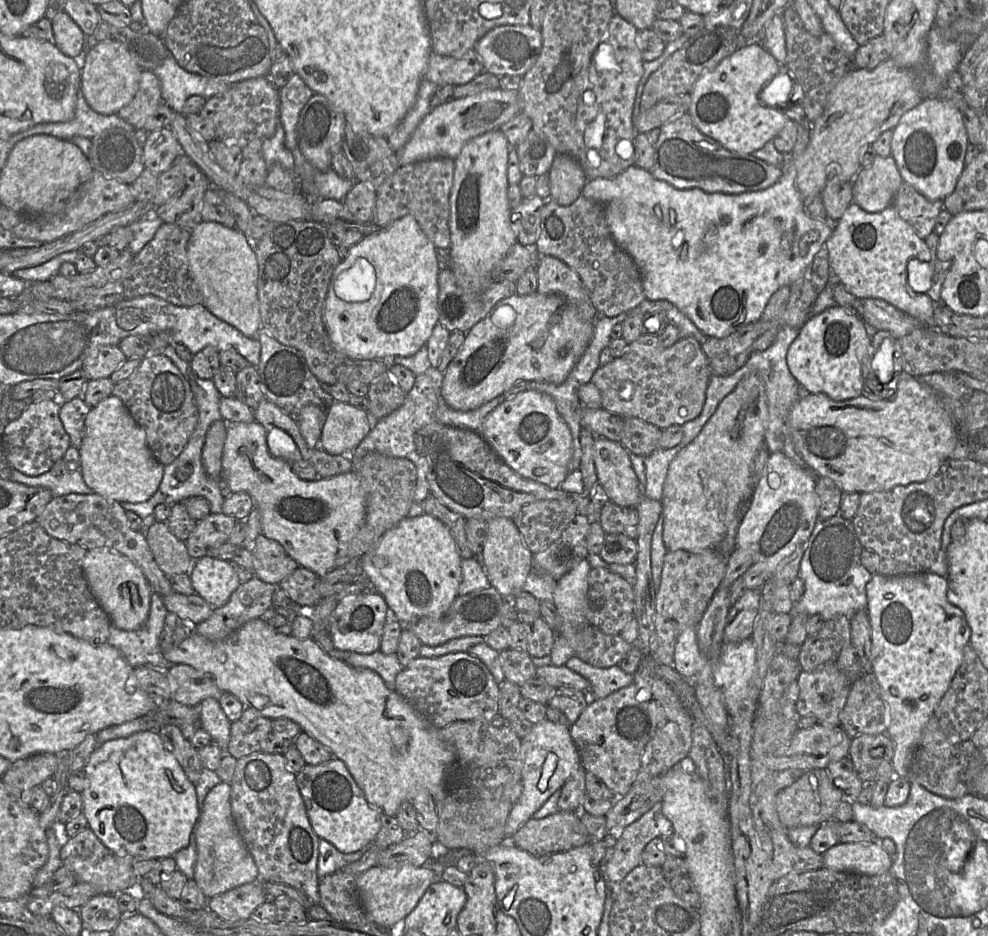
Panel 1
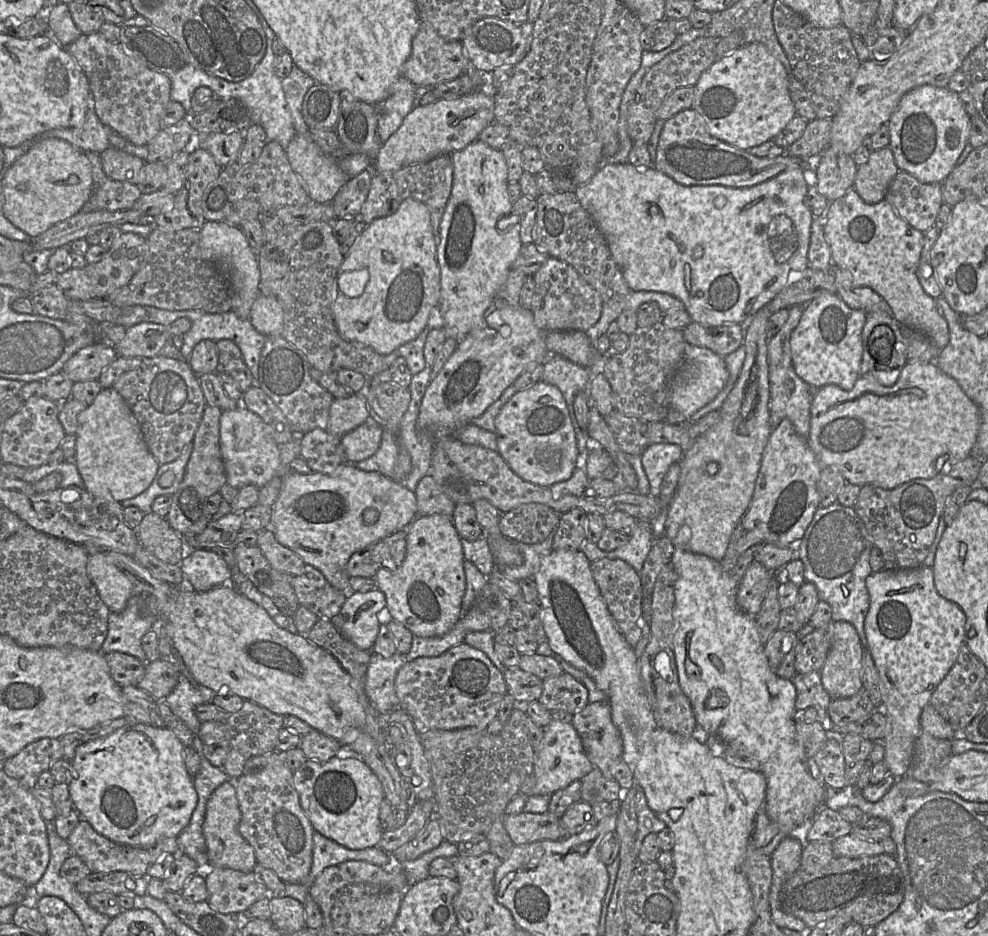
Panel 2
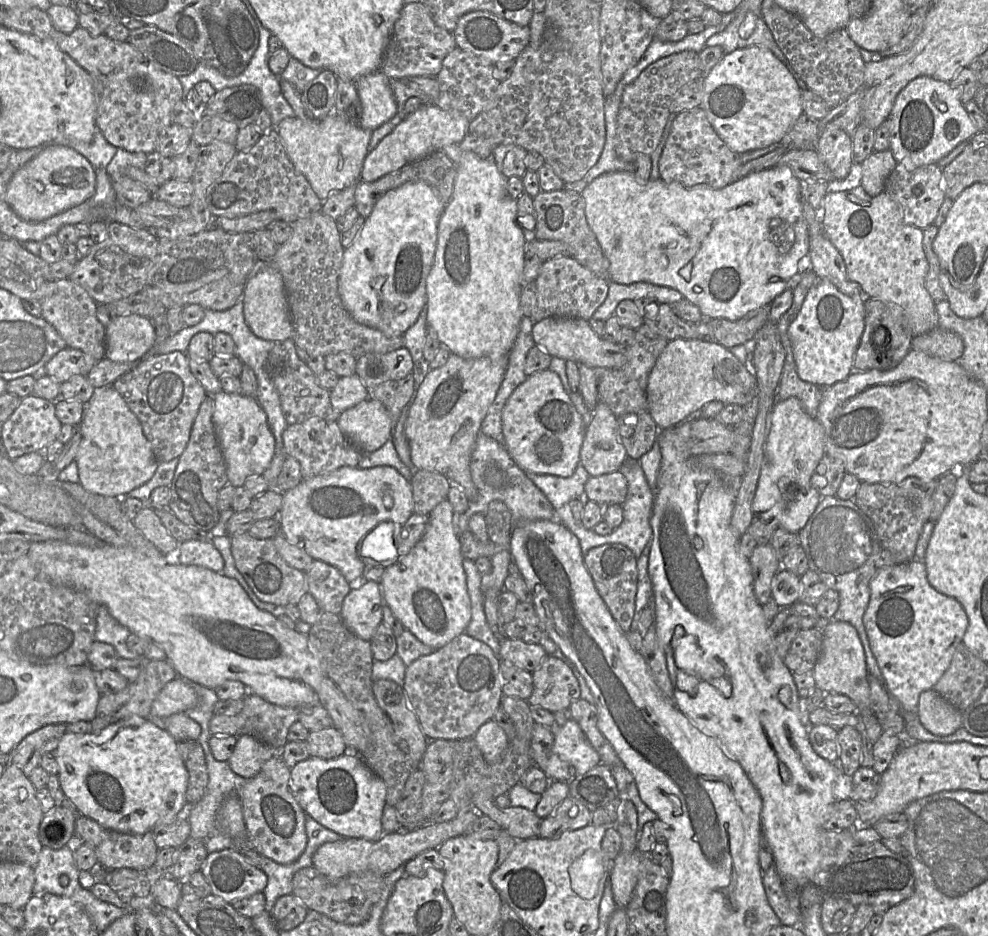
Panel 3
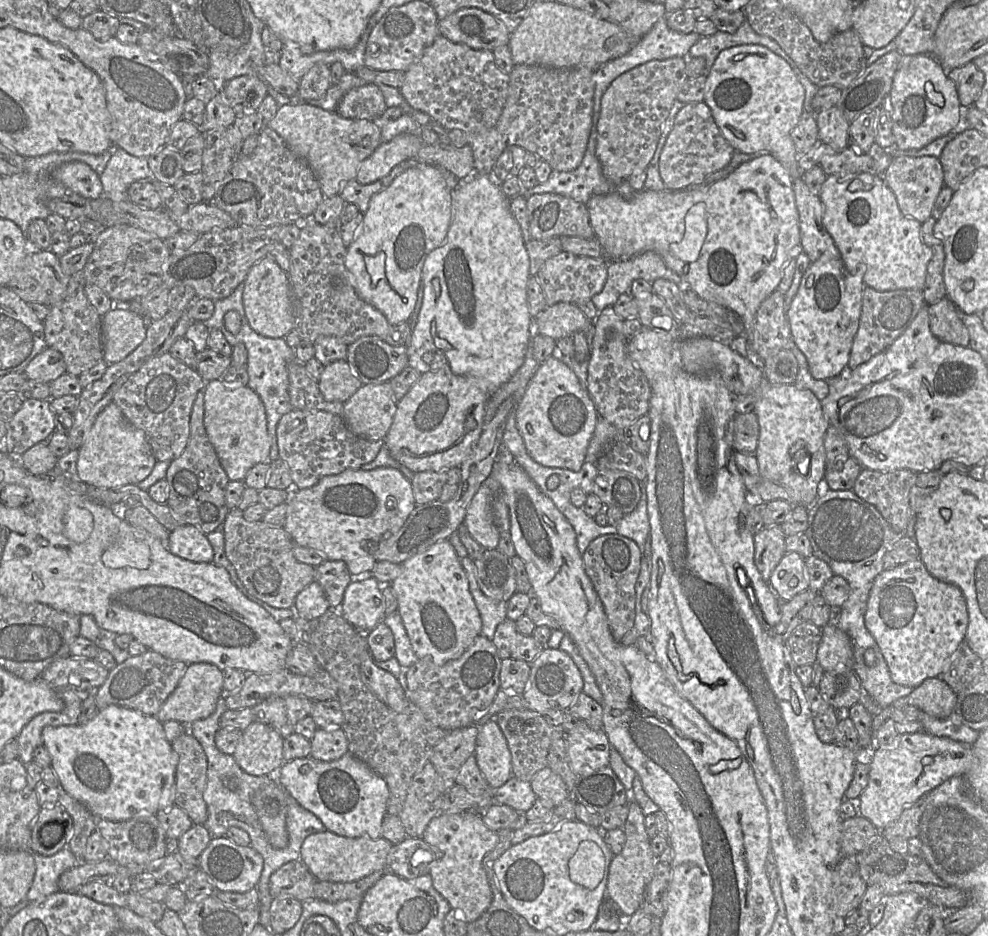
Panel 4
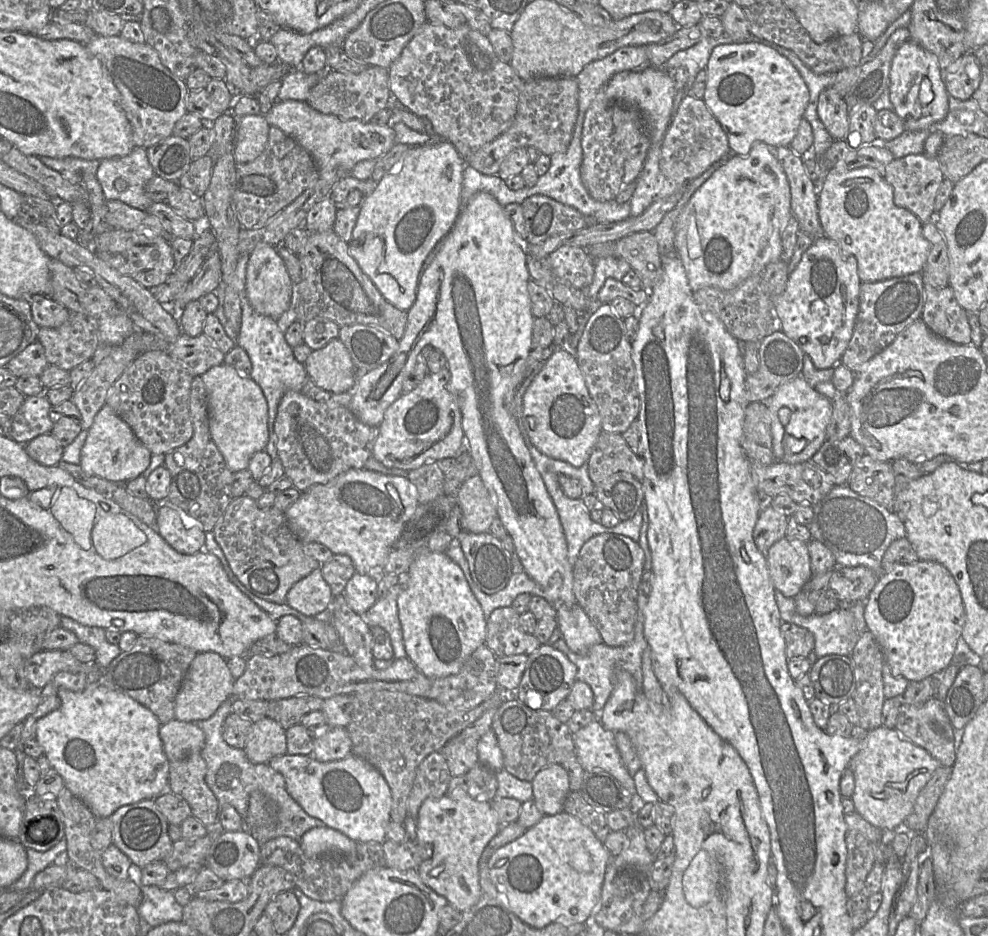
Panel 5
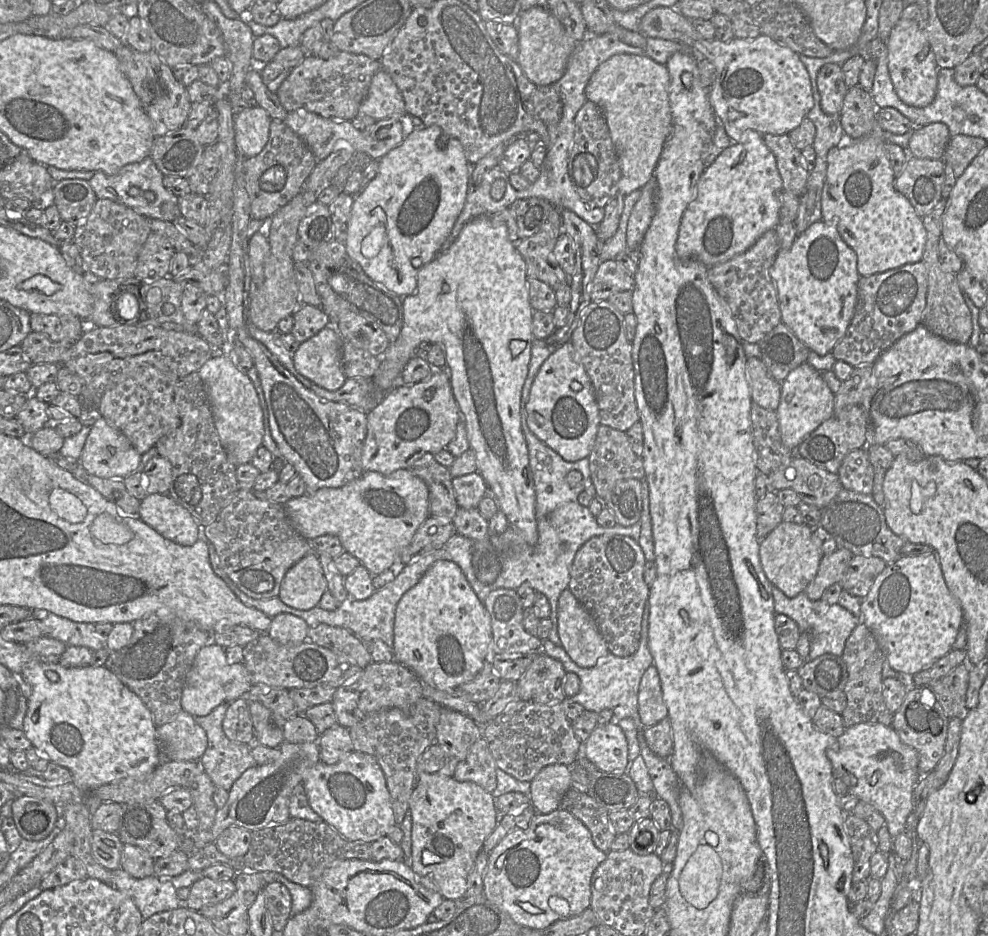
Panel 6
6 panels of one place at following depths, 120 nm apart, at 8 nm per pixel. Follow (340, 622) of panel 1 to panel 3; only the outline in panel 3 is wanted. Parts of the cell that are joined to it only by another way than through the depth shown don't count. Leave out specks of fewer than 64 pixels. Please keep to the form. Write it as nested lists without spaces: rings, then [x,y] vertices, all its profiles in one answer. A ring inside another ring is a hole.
[[[367,581],[361,587],[350,590],[339,615],[352,633],[370,642],[382,623],[384,605],[381,583]]]

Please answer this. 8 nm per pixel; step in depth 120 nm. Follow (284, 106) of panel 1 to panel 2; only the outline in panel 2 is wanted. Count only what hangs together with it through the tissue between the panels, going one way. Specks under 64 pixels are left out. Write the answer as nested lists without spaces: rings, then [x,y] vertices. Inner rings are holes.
[[[296,65],[281,81],[296,133],[312,139],[309,135],[309,127],[303,118],[302,105],[307,91],[319,82]]]

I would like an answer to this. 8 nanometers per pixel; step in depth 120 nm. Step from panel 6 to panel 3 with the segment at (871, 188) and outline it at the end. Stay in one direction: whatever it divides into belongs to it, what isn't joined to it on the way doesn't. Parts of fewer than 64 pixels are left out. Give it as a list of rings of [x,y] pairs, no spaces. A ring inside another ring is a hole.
[[[861,185],[846,191],[828,191],[823,200],[821,222],[826,236],[844,259],[849,279],[861,286],[864,296],[901,306],[913,338],[939,327],[936,303],[925,286],[929,263],[923,246],[924,231],[905,223],[897,203],[885,191],[875,197],[868,195]]]

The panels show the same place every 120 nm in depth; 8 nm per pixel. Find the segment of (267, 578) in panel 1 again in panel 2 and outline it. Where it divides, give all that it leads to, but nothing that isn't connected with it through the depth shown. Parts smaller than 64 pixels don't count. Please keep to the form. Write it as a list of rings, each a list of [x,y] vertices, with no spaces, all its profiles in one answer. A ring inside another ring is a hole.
[[[270,528],[258,532],[257,546],[274,569],[292,576],[303,572],[305,562],[291,549],[280,544]]]

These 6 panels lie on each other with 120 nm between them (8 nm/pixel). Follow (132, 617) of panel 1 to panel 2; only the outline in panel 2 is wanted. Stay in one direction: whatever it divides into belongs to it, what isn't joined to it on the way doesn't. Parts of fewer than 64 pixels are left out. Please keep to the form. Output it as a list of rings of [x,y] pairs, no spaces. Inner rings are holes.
[[[93,552],[88,556],[87,573],[97,592],[110,611],[121,612],[133,595],[133,585],[128,577],[114,564],[110,563],[103,552]]]

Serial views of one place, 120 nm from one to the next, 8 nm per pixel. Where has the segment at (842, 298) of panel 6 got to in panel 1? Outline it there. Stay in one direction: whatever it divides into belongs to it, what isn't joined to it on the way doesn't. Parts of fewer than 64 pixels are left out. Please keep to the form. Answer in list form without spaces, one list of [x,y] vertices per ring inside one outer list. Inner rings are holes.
[[[841,306],[829,307],[811,316],[799,329],[787,352],[788,368],[810,394],[823,393],[834,401],[857,398],[864,393],[862,367],[875,331]]]

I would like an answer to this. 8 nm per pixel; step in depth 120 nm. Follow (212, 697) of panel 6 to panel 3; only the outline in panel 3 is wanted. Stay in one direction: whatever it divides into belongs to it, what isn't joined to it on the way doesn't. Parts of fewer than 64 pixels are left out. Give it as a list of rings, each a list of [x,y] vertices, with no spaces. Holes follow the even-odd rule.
[[[180,676],[168,682],[159,692],[150,708],[150,715],[166,718],[184,713],[198,704],[195,690]]]

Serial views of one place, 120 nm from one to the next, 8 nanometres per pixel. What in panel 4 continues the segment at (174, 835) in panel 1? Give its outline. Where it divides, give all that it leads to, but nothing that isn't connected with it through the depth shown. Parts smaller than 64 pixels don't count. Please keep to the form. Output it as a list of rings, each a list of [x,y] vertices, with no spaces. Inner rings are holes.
[[[109,705],[99,710],[94,718],[84,725],[67,726],[46,726],[42,730],[43,746],[45,746],[52,759],[51,767],[58,776],[63,789],[73,798],[84,804],[97,819],[106,819],[111,821],[126,821],[140,814],[157,814],[159,810],[171,807],[175,804],[176,797],[176,768],[178,764],[178,754],[168,741],[163,723],[154,715],[144,714],[140,711],[122,707],[119,705]]]

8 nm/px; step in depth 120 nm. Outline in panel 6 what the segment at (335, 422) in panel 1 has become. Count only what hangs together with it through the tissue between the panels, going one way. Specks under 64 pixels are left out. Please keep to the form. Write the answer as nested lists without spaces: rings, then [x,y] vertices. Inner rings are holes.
[[[330,321],[326,328],[300,343],[292,356],[295,369],[326,390],[341,388],[347,379],[341,364],[342,341]]]

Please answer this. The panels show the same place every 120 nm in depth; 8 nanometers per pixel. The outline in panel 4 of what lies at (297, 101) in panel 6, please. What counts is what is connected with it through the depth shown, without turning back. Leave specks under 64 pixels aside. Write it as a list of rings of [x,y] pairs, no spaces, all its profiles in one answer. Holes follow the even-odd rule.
[[[365,83],[347,92],[338,103],[335,111],[341,117],[347,119],[367,119],[379,125],[378,118],[384,113],[386,108],[385,99],[379,86],[373,83]]]

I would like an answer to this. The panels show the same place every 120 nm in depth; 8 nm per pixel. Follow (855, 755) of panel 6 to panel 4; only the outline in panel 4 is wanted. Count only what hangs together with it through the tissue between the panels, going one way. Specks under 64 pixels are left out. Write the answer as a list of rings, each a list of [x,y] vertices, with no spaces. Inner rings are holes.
[[[925,731],[897,735],[891,747],[872,750],[868,782],[859,799],[860,815],[878,830],[895,822],[902,811],[945,780],[963,776],[972,762],[969,745],[945,737],[937,737]]]

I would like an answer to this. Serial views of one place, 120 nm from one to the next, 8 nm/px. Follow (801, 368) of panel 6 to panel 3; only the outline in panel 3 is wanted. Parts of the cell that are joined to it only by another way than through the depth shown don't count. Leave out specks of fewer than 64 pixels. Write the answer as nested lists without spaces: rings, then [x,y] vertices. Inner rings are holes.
[[[677,338],[668,342],[649,374],[646,388],[648,412],[654,419],[658,431],[673,428],[683,423],[691,413],[697,412],[710,402],[719,401],[725,405],[738,404],[744,406],[757,394],[756,376],[728,348],[713,340],[684,338]],[[794,397],[776,401],[771,419],[771,428],[767,436],[764,457],[761,464],[760,476],[752,502],[754,519],[768,524],[776,524],[792,533],[799,533],[815,511],[821,500],[817,488],[811,484],[811,477],[825,453],[824,429],[819,421],[810,416],[803,408],[801,402]]]

